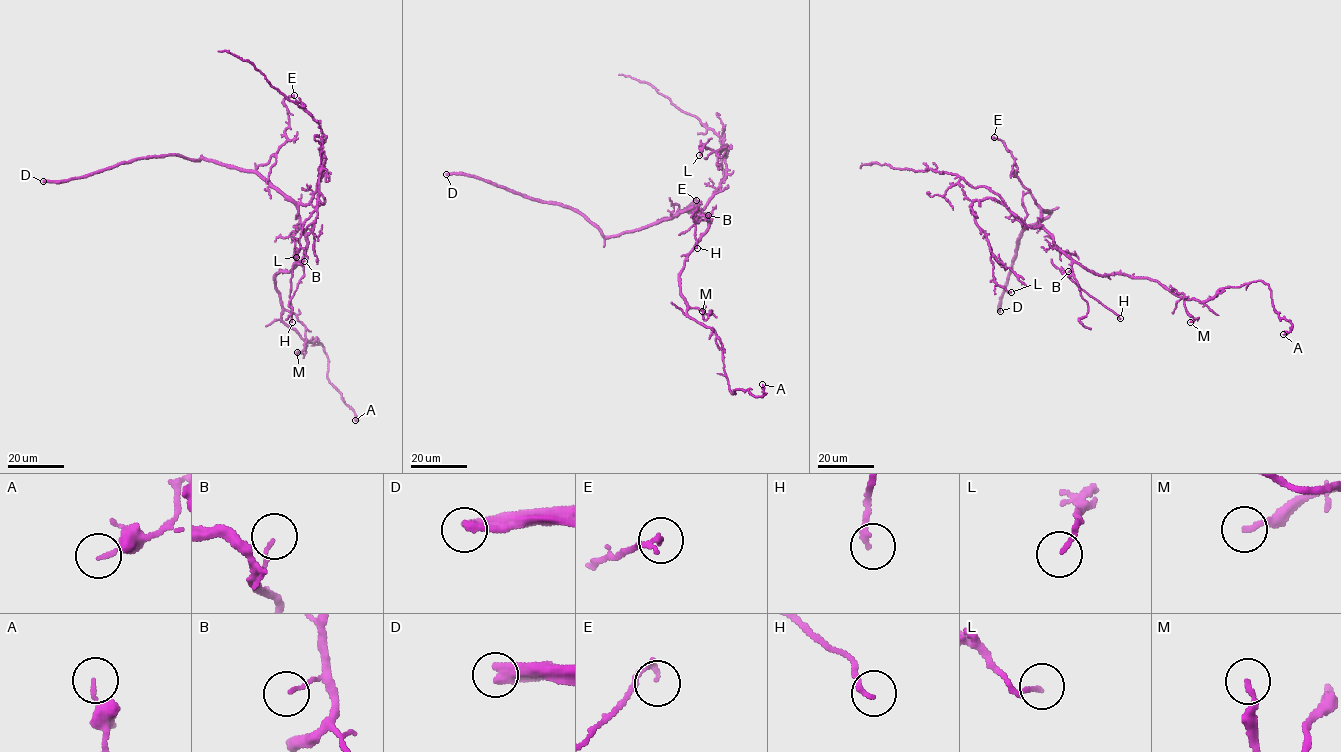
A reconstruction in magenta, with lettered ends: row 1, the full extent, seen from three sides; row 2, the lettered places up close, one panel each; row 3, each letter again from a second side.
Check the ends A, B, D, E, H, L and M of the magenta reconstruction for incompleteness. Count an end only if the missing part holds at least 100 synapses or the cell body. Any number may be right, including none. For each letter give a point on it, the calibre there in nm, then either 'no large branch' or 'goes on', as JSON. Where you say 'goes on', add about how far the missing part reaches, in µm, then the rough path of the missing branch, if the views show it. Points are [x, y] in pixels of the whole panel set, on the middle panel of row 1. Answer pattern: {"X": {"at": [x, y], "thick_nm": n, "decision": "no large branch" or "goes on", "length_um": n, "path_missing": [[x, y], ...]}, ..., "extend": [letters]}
{"A": {"at": [762, 384], "thick_nm": 180, "decision": "no large branch"}, "B": {"at": [708, 215], "thick_nm": 100, "decision": "no large branch"}, "D": {"at": [446, 174], "thick_nm": 440, "decision": "goes on", "length_um": 200}, "E": {"at": [696, 200], "thick_nm": 140, "decision": "no large branch"}, "H": {"at": [697, 248], "thick_nm": 190, "decision": "no large branch"}, "L": {"at": [699, 155], "thick_nm": 130, "decision": "no large branch"}, "M": {"at": [702, 311], "thick_nm": 170, "decision": "no large branch"}, "extend": ["D"]}

